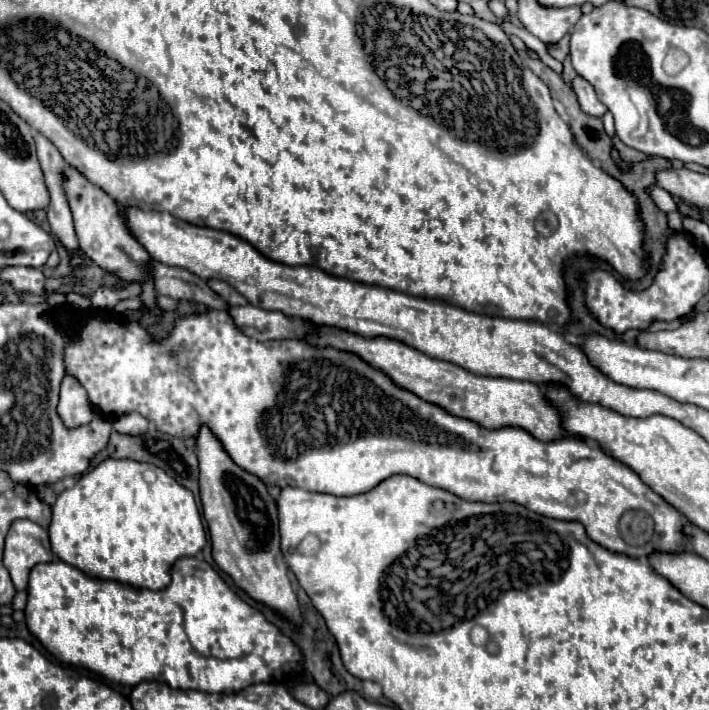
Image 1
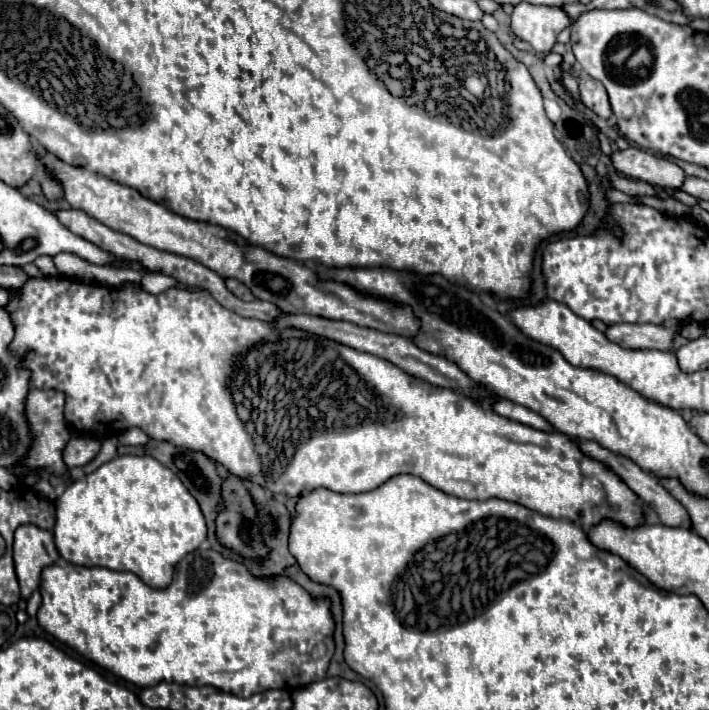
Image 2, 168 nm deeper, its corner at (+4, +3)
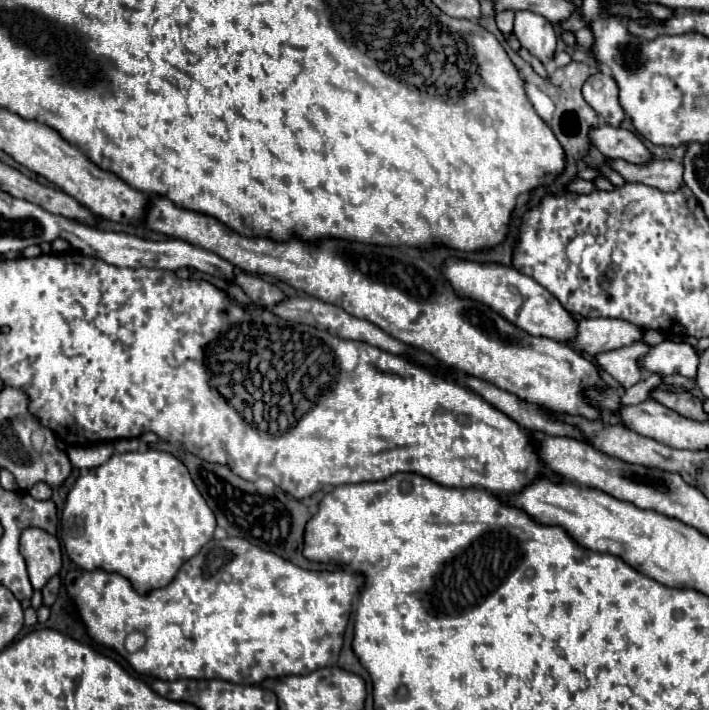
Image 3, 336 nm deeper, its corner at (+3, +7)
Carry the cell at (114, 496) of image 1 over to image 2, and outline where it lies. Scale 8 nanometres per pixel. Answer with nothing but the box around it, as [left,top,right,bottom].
[52,455,206,589]

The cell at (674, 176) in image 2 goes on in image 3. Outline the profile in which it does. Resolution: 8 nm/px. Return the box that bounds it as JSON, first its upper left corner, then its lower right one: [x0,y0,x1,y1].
[589,125,651,163]

